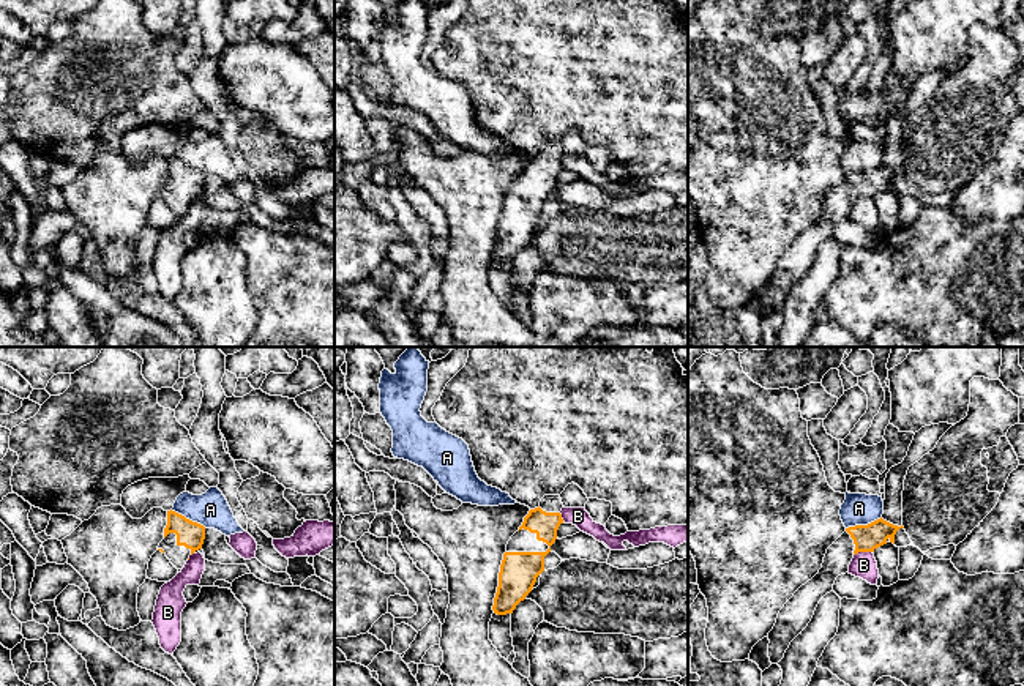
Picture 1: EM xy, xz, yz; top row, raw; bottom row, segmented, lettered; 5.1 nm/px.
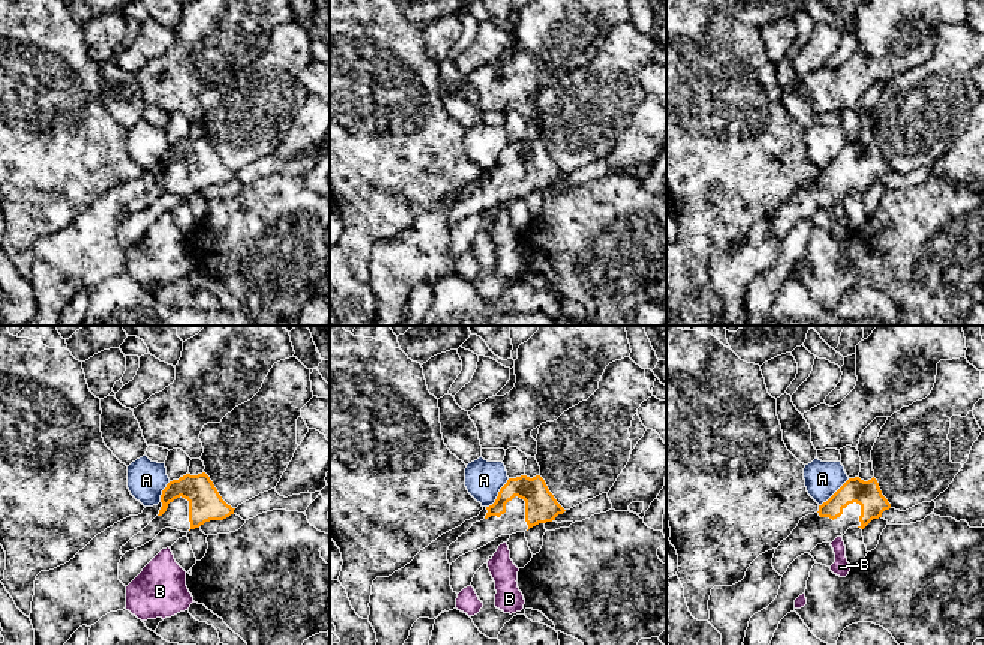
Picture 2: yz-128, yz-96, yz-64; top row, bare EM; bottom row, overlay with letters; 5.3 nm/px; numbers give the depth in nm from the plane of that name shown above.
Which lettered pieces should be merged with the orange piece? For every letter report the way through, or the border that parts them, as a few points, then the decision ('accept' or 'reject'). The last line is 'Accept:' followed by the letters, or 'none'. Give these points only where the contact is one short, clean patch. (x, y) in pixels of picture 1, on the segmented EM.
A: border yz (881, 516), (867, 524), (855, 524), (846, 529); reject
B: border yz (871, 551), (859, 551), (854, 555); reject
Accept: none

